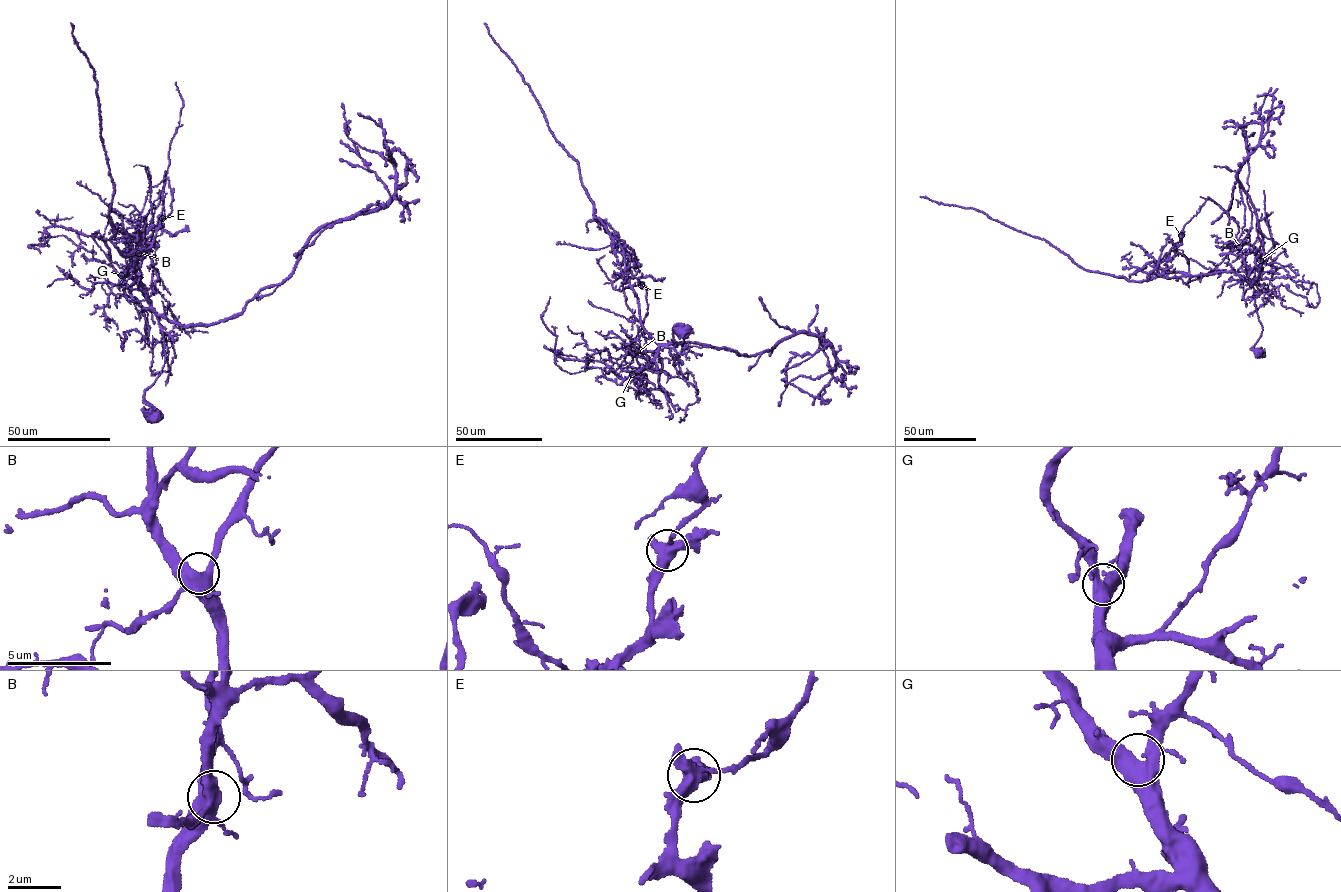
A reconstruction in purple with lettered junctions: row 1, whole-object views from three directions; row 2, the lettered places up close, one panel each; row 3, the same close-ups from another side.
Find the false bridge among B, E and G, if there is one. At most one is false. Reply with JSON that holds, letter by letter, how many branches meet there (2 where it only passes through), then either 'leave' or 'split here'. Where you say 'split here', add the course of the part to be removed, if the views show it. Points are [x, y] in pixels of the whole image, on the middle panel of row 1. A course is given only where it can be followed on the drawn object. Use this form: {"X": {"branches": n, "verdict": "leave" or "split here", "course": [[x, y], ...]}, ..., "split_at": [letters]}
{"B": {"branches": 5, "verdict": "leave"}, "E": {"branches": 4, "verdict": "split here", "course": [[640, 284], [627, 265], [633, 249], [594, 216], [577, 160], [556, 140], [529, 86], [484, 23]]}, "G": {"branches": 4, "verdict": "leave"}, "split_at": ["E"]}

